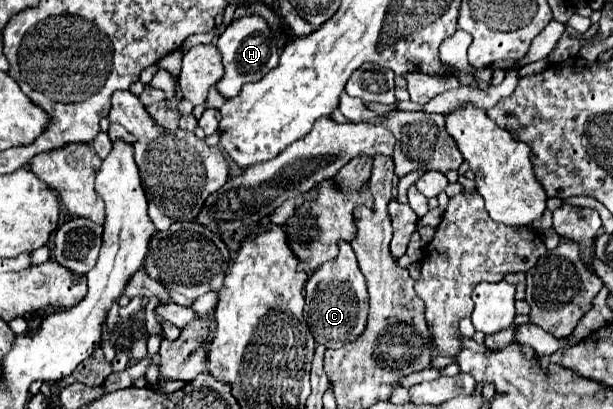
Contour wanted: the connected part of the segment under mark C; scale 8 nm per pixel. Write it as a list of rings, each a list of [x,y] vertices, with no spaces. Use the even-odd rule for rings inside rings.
[[[339,242],[339,256],[325,262],[305,282],[303,318],[307,320],[309,330],[317,344],[337,350],[349,342],[355,342],[363,334],[367,324],[367,310],[369,310],[369,296],[363,274],[357,266],[355,252],[351,244]]]

